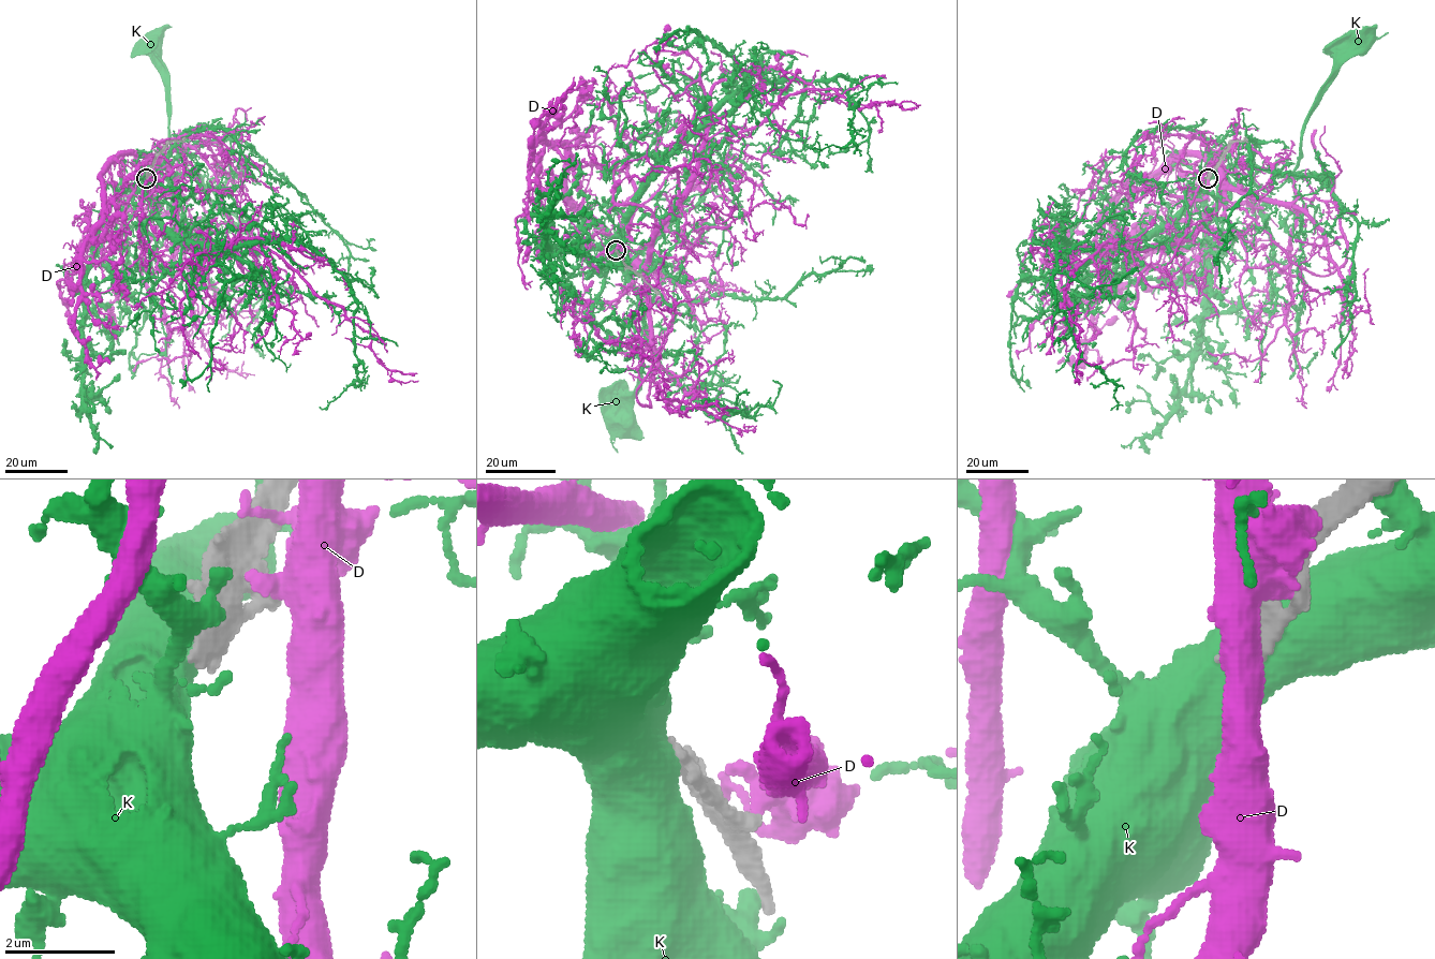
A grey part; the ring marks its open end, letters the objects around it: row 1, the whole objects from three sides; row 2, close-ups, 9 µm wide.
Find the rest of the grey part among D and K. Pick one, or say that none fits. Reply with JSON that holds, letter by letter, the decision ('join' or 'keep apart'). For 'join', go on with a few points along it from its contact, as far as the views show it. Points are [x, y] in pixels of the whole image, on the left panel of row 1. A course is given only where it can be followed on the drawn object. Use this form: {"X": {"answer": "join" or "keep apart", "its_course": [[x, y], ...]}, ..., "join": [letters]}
{"D": {"answer": "keep apart"}, "K": {"answer": "keep apart"}, "join": []}

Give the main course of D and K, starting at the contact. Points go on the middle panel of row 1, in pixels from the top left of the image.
D: (620, 253), (645, 264), (651, 235), (700, 156), (755, 129), (787, 96), (833, 89), (856, 106), (920, 105)
K: (616, 250), (616, 260), (639, 296), (634, 318), (617, 342), (621, 351), (640, 355), (640, 387), (621, 416)

